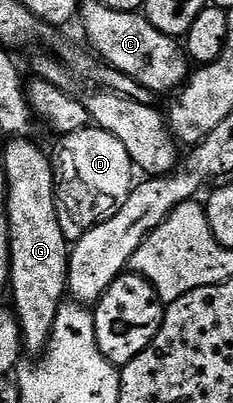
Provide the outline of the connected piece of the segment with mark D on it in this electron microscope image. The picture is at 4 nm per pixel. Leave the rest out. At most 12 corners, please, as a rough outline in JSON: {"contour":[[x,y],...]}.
{"contour":[[105,129],[62,135],[51,154],[68,243],[127,200],[135,167]]}

